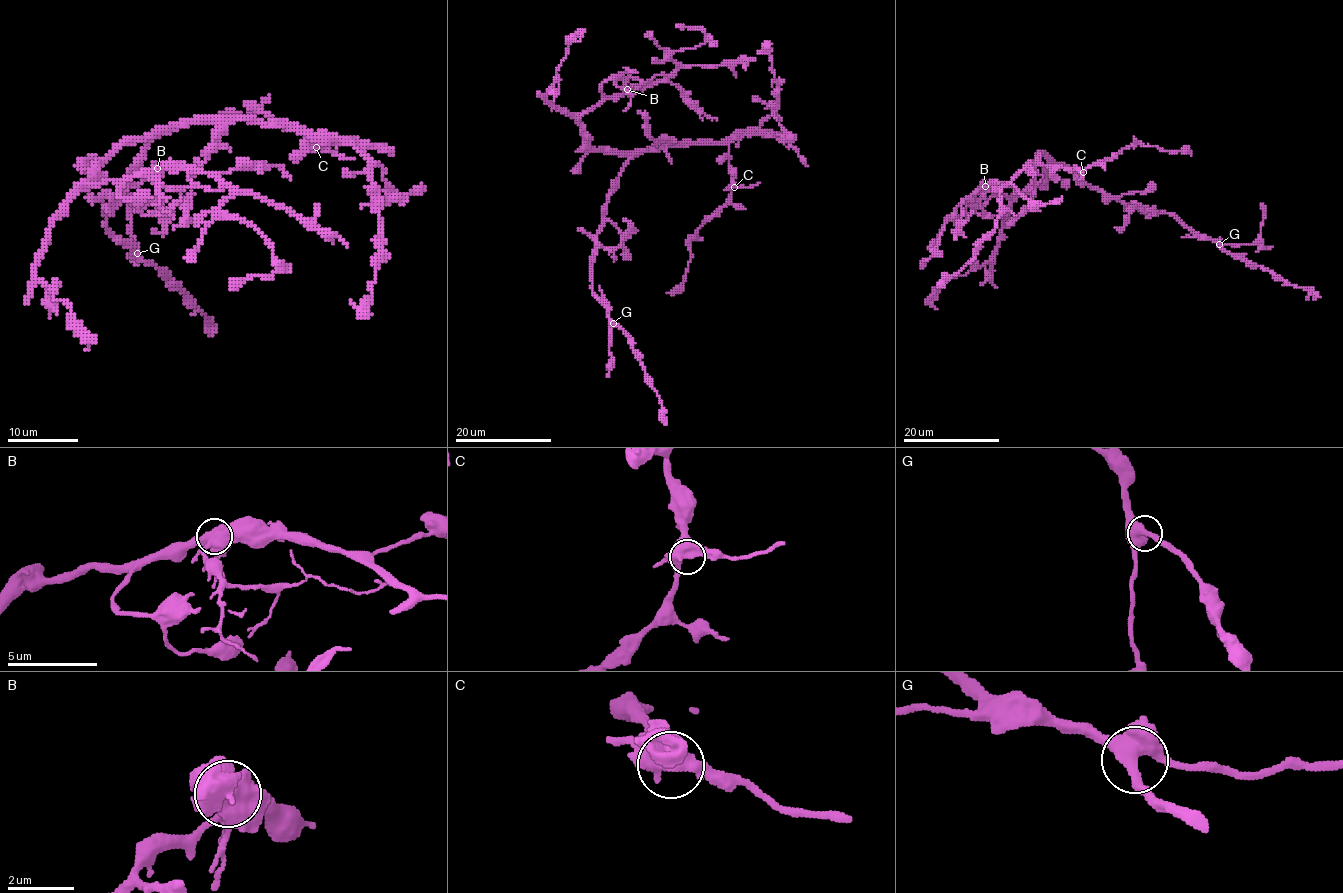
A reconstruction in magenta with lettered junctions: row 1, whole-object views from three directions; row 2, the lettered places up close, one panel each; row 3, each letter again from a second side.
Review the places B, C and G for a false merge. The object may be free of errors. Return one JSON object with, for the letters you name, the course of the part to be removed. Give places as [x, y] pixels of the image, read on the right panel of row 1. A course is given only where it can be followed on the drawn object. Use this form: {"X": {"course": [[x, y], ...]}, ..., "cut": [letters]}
{"B": {"course": [[986, 186], [972, 198], [977, 199], [971, 198]]}, "cut": ["B"]}

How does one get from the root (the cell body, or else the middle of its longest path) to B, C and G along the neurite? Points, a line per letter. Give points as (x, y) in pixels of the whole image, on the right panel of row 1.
B: (1058, 163), (1053, 162), (1048, 167), (1048, 174), (1040, 182), (1031, 184), (1012, 197), (998, 194), (986, 186)
C: (1058, 163), (1047, 154), (1040, 156), (1041, 163), (1083, 172)
G: (1058, 163), (1111, 197), (1143, 205), (1149, 211), (1174, 214), (1199, 235), (1219, 244)

